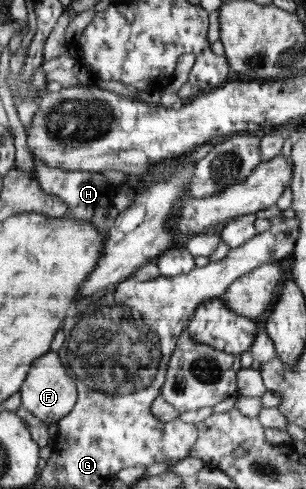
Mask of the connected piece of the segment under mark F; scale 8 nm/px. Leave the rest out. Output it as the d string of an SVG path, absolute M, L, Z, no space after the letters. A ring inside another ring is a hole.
M57 353L43 355L41 359L33 362L33 369L29 370L25 378L25 387L21 387L22 407L35 415L43 424L57 424L64 419L75 407L75 399L79 399L79 389L75 389L75 381L64 367L64 362L59 361Z

